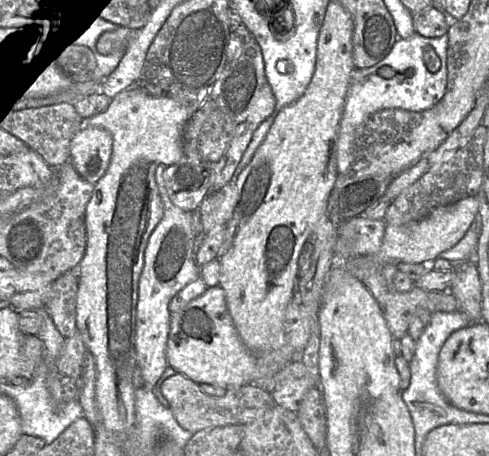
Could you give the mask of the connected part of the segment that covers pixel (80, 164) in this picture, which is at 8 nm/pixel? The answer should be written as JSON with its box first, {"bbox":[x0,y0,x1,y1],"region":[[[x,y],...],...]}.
{"bbox":[70,125,112,185],"region":[[[85,125],[72,139],[70,162],[82,178],[95,185],[109,168],[112,148],[108,131]]]}

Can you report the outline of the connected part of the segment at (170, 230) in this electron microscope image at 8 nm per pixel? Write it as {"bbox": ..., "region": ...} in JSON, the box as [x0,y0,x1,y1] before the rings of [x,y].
{"bbox":[136,166,200,389],"region":[[[167,166],[156,169],[156,183],[163,207],[163,217],[151,233],[145,252],[144,265],[138,284],[138,300],[136,307],[136,354],[138,366],[146,389],[154,389],[166,367],[169,365],[166,357],[166,347],[170,330],[169,303],[174,295],[187,284],[200,277],[200,266],[196,262],[196,251],[199,247],[198,237],[194,231],[193,211],[186,211],[175,206],[169,199],[165,186],[163,170]]]}

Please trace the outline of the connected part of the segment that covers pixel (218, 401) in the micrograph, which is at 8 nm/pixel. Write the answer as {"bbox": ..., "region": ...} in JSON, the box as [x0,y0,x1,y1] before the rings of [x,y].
{"bbox":[161,372,275,433],"region":[[[179,372],[162,383],[161,392],[169,402],[169,408],[178,424],[192,433],[227,425],[248,424],[275,404],[270,392],[259,384],[228,389],[222,397],[214,397],[204,393],[198,383]]]}

